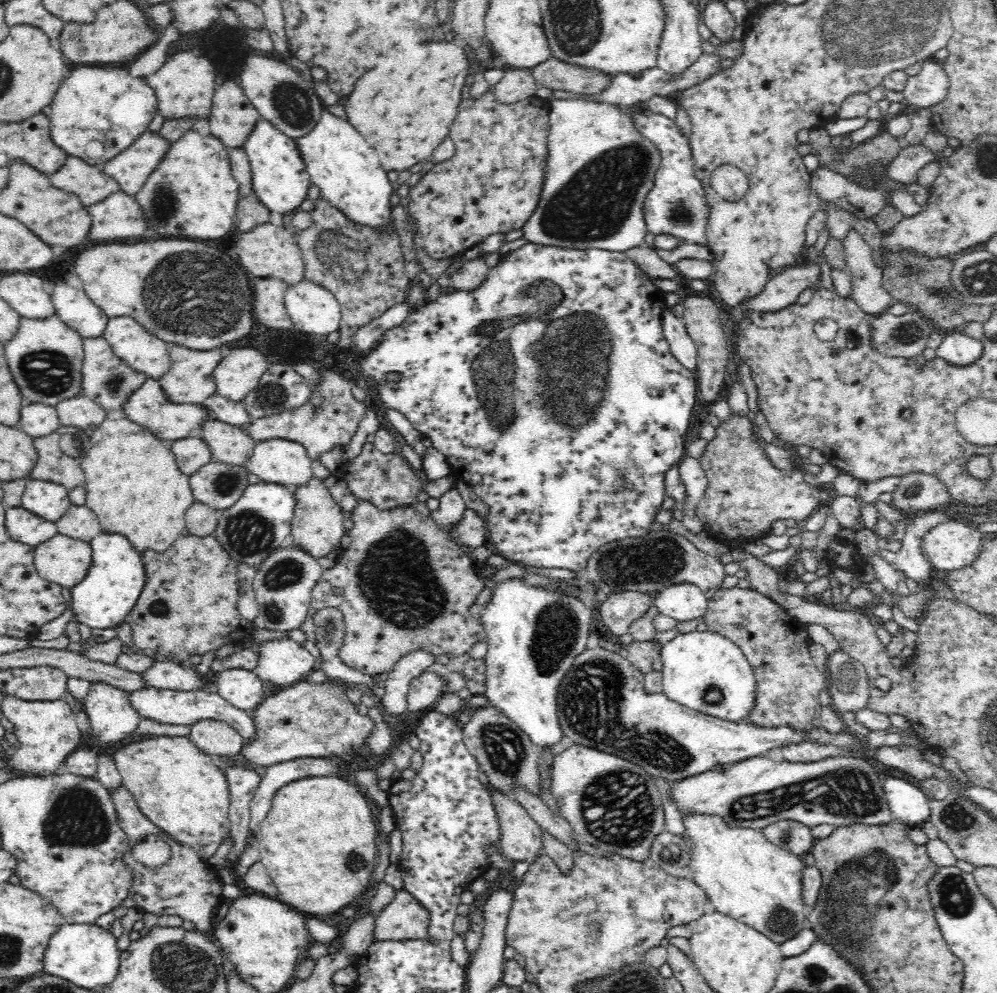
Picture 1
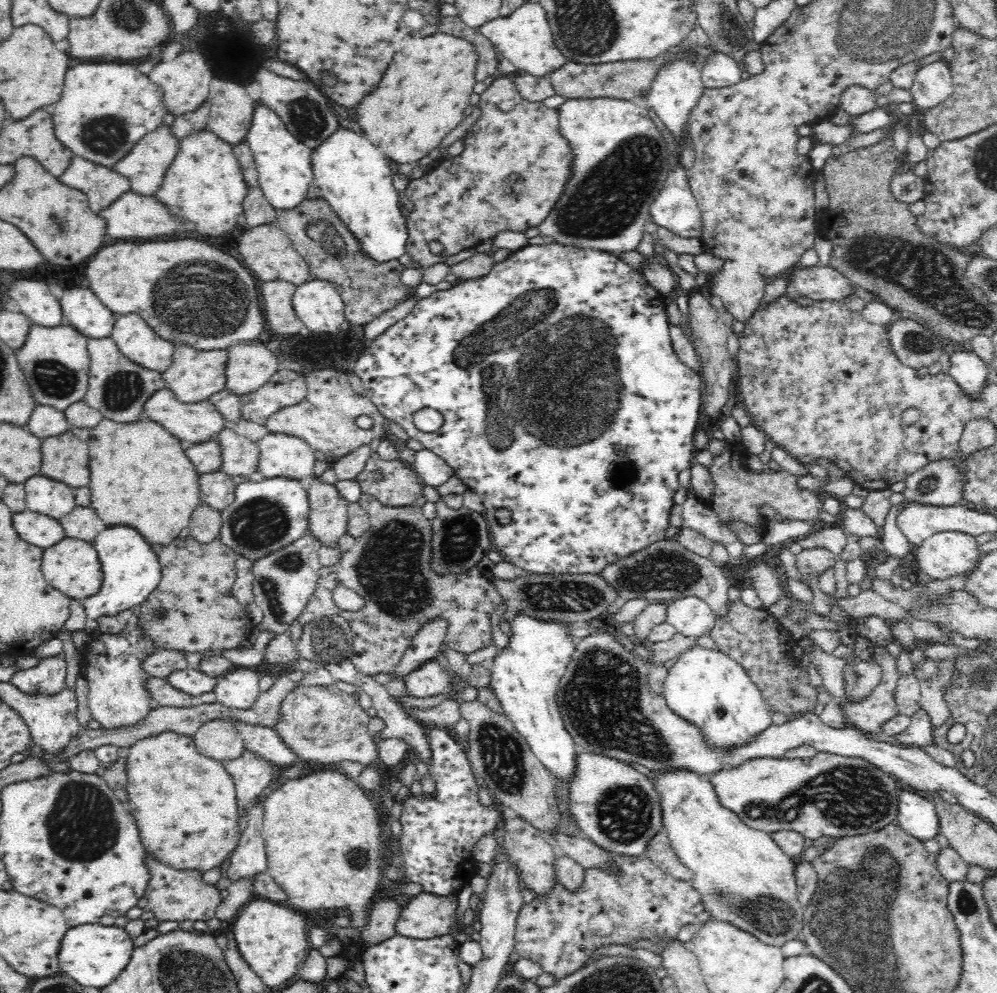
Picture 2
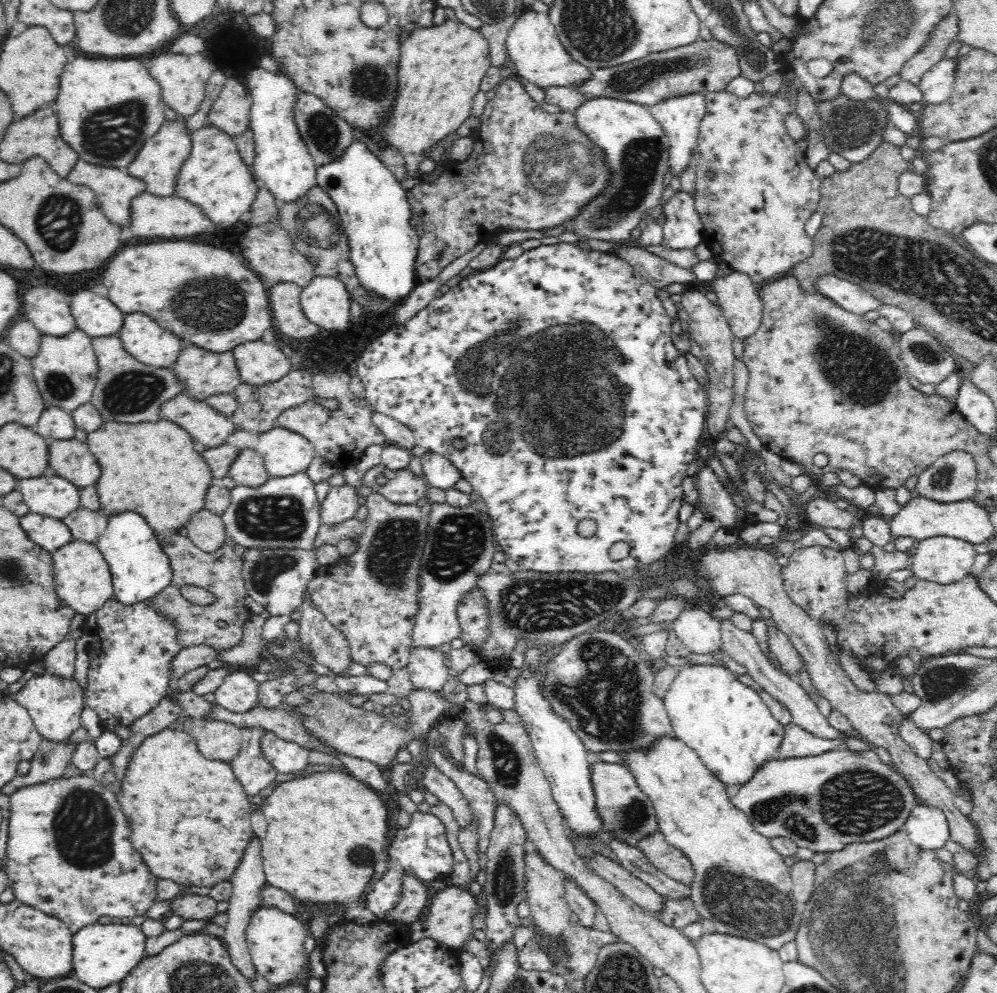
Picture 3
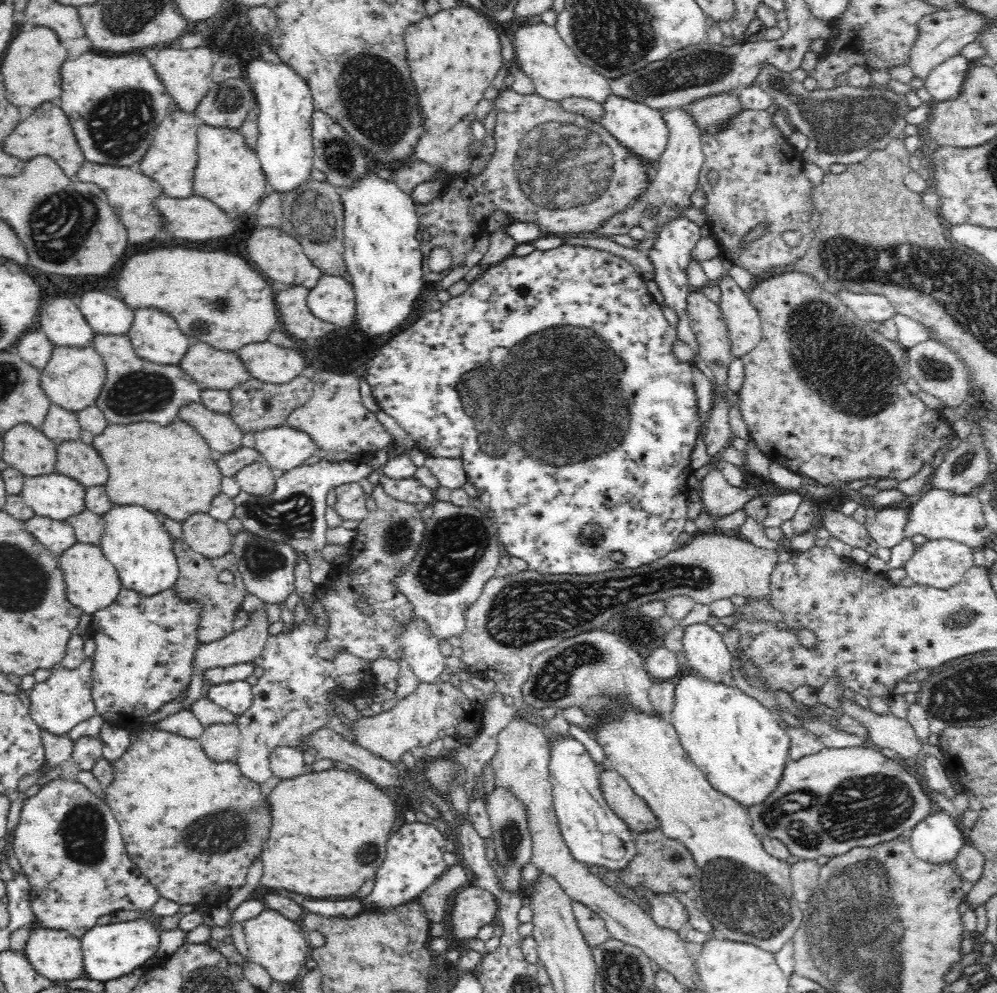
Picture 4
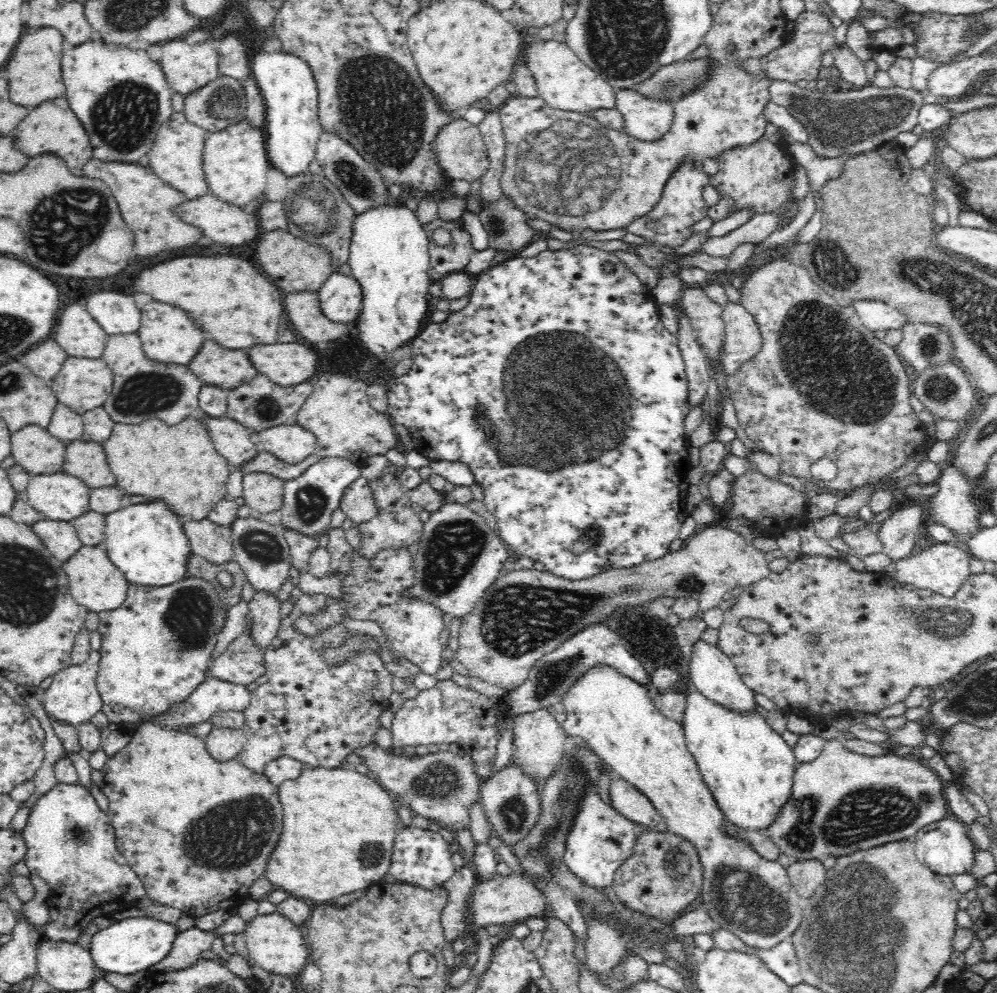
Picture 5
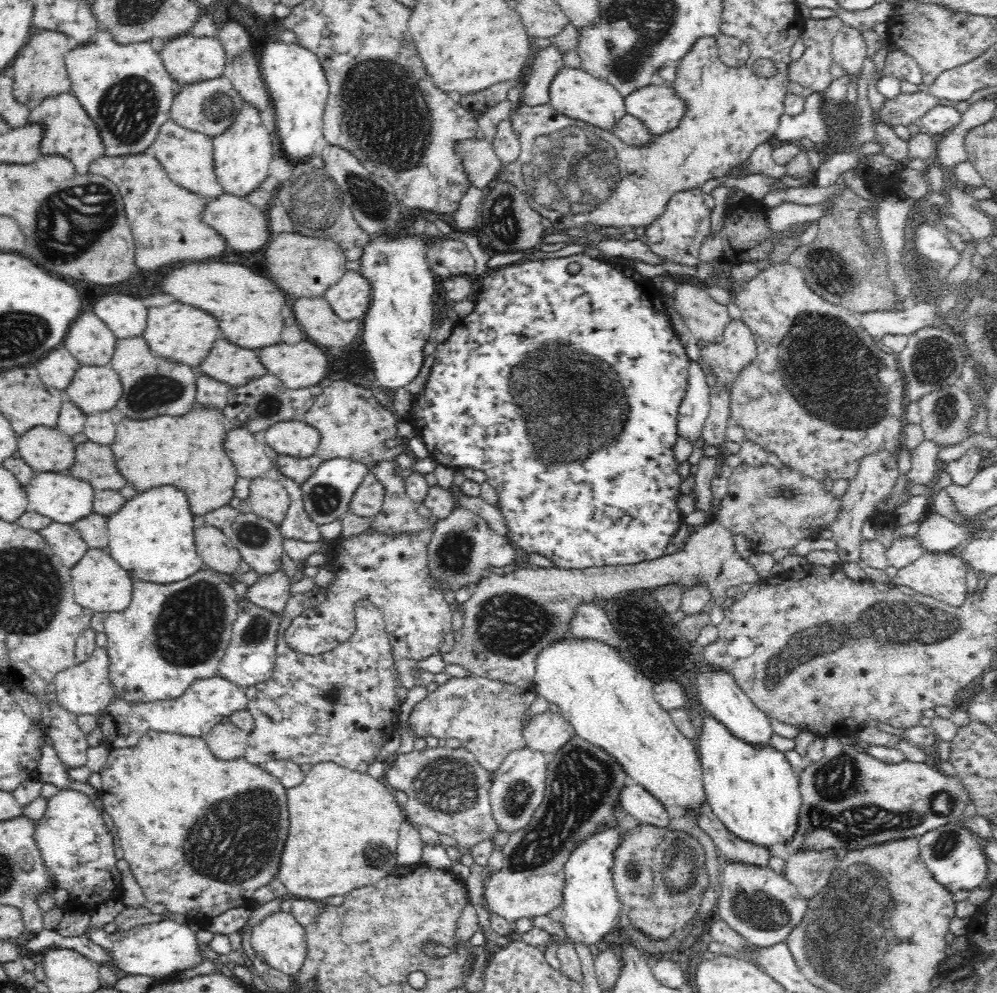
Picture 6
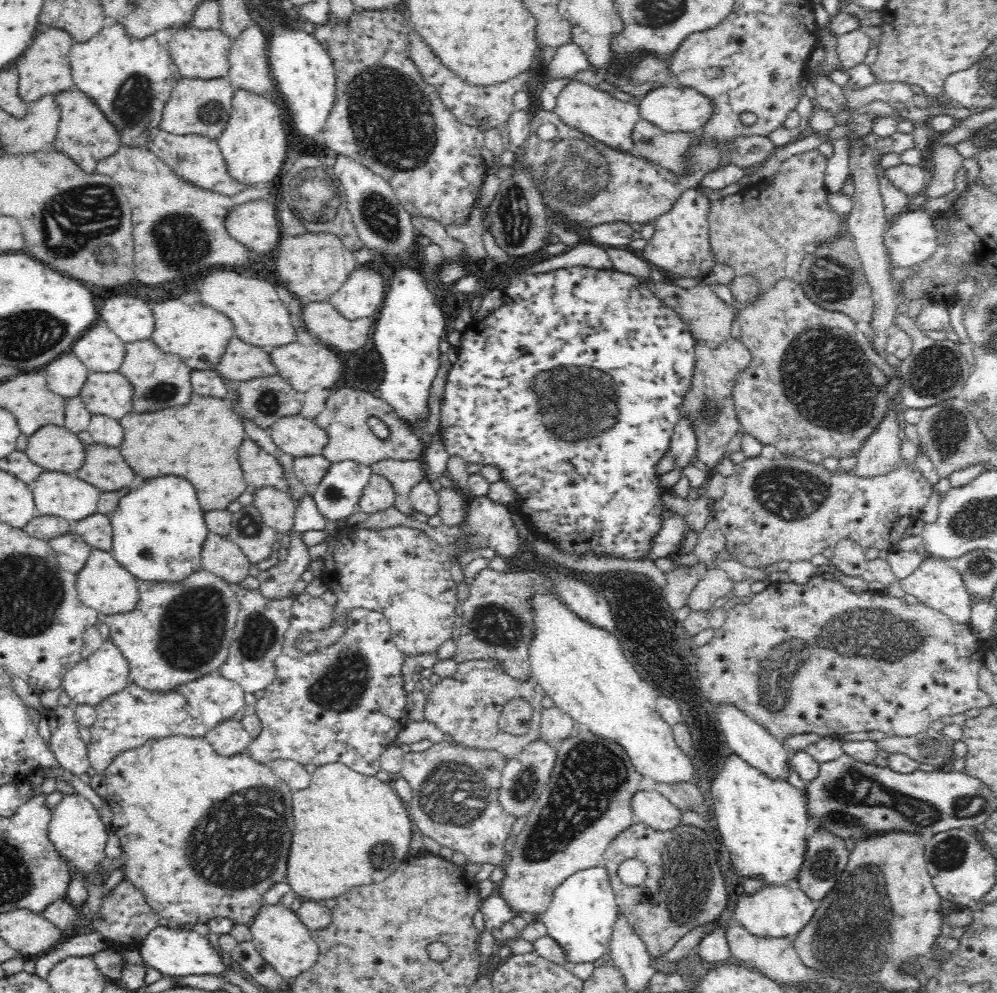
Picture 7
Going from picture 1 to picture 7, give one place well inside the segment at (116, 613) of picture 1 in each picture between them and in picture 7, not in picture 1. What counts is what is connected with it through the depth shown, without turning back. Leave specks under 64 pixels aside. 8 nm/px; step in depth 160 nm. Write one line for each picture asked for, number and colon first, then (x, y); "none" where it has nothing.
2: (131, 570)
3: (140, 568)
4: (134, 540)
5: (147, 542)
6: (152, 536)
7: (158, 528)

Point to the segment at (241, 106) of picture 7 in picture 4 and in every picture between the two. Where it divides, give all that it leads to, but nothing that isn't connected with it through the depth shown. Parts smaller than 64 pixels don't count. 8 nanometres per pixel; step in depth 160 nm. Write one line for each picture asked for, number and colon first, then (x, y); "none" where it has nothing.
4: (228, 172)
5: (234, 160)
6: (242, 154)

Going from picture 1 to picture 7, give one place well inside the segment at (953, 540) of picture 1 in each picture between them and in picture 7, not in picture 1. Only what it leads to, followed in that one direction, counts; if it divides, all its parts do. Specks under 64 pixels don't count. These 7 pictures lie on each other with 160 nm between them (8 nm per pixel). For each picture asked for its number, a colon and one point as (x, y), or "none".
2: (946, 554)
3: (941, 559)
4: (942, 563)
5: (942, 568)
6: (941, 575)
7: (934, 583)

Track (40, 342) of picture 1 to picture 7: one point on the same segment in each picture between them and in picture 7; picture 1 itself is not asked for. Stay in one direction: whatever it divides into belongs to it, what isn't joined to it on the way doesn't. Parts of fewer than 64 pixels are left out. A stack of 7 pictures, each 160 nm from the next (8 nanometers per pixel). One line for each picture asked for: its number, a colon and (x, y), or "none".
2: (55, 361)
3: (65, 369)
4: (73, 379)
5: (82, 384)
6: (94, 389)
7: (110, 394)

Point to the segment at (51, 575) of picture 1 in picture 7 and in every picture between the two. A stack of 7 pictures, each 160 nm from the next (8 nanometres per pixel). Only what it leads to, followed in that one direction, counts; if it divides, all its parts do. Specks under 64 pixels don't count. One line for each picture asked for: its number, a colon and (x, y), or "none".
2: (72, 566)
3: (82, 576)
4: (92, 583)
5: (96, 583)
6: (100, 584)
7: (103, 584)

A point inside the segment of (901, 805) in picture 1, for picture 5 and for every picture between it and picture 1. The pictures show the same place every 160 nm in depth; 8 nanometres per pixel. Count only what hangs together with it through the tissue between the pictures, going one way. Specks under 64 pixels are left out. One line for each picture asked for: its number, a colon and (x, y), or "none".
2: (917, 815)
3: (927, 827)
4: (937, 839)
5: (945, 847)

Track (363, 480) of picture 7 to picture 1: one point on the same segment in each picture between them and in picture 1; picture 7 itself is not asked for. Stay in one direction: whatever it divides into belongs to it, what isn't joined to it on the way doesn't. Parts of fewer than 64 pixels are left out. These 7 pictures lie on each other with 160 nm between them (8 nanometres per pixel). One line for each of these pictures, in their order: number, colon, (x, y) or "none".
1: (254, 527)
2: (265, 516)
3: (284, 512)
4: (295, 513)
5: (309, 500)
6: (327, 493)

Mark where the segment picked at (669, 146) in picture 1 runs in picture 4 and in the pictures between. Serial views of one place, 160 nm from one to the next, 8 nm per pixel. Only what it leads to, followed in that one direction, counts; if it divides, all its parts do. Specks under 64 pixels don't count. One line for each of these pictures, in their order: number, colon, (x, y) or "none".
2: (675, 208)
3: (682, 228)
4: (670, 255)

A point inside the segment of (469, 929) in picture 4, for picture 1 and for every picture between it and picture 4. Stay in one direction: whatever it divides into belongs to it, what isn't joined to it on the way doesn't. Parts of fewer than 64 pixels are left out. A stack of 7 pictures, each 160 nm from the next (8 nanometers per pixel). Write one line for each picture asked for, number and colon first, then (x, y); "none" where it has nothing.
1: (403, 919)
2: (426, 916)
3: (448, 919)

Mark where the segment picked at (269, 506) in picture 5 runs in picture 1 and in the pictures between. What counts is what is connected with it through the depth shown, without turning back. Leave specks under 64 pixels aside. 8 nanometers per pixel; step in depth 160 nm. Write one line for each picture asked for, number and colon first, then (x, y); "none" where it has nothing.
1: (229, 444)
2: (240, 456)
3: (248, 470)
4: (259, 479)

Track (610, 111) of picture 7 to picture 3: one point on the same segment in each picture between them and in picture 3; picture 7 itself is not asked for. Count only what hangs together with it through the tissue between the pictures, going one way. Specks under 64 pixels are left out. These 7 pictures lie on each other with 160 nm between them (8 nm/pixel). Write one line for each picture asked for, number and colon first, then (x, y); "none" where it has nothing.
3: (537, 55)
4: (557, 73)
5: (564, 82)
6: (575, 93)

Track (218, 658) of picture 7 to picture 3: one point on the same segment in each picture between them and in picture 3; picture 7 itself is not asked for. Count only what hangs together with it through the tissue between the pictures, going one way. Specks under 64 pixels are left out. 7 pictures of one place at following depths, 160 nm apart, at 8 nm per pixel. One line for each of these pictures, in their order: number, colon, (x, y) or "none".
3: (129, 674)
4: (144, 656)
5: (155, 650)
6: (171, 634)

